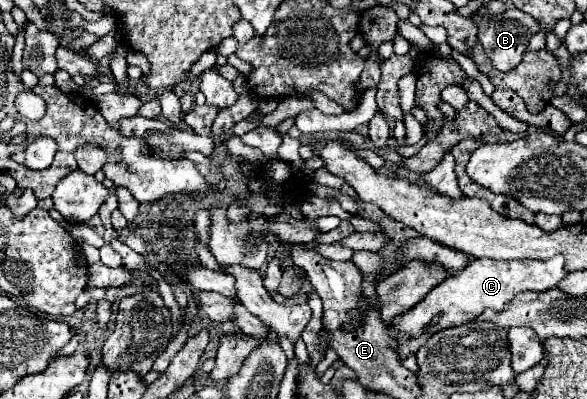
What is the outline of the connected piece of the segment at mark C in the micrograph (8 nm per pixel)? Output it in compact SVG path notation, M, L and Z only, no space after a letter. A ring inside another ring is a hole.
M554 256L550 260L488 260L488 258L474 258L466 270L462 270L460 274L440 282L438 286L434 286L428 296L416 304L412 310L408 310L406 314L400 314L392 320L392 324L402 330L408 332L412 338L410 340L400 340L398 342L398 354L400 358L406 358L410 352L416 352L420 346L426 344L426 340L430 338L430 334L450 328L450 326L460 326L466 320L474 318L476 314L484 312L486 308L492 310L504 310L504 306L508 306L508 302L520 294L520 292L544 292L550 288L556 288L560 284L560 280L566 276L568 272L564 270L564 256ZM442 312L442 320L438 322L436 328L432 328L428 334L424 334L424 328L428 326L428 322Z

